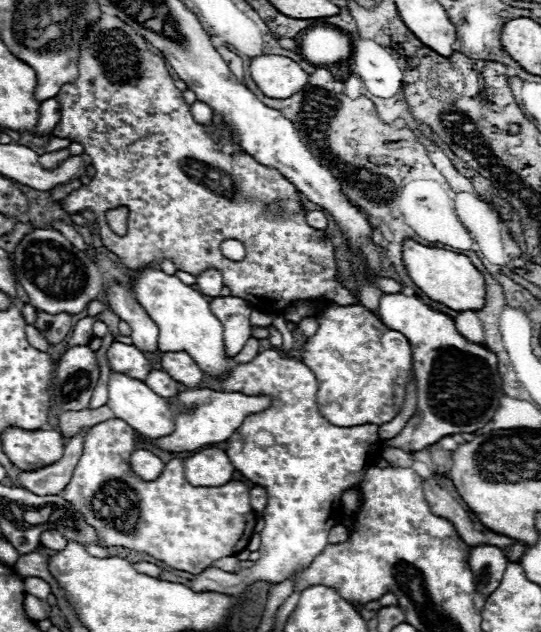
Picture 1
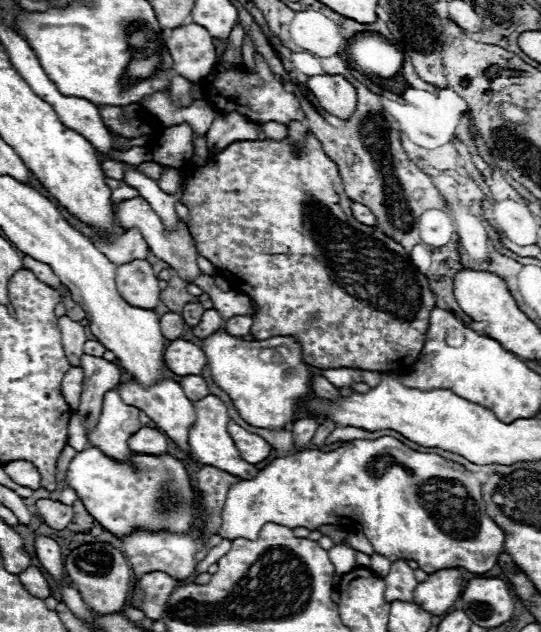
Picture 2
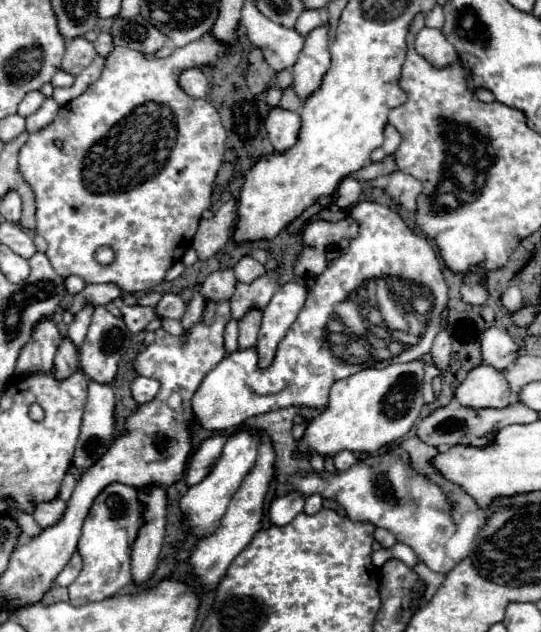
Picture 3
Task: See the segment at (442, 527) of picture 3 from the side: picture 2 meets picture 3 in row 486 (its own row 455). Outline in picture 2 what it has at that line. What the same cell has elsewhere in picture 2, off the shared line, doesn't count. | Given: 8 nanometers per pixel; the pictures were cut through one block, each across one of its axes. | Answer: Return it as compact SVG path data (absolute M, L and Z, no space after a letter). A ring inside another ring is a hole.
M392 436L344 442L342 448L332 452L304 450L286 458L276 458L262 468L256 478L230 486L222 520L224 522L218 534L228 540L258 538L262 526L268 522L288 528L318 530L324 524L338 524L340 520L342 528L364 532L370 538L376 554L386 556L392 562L396 558L414 560L418 562L420 570L428 574L456 566L470 572L488 572L504 552L504 532L486 514L486 504L482 500L476 474L438 454L416 452Z

